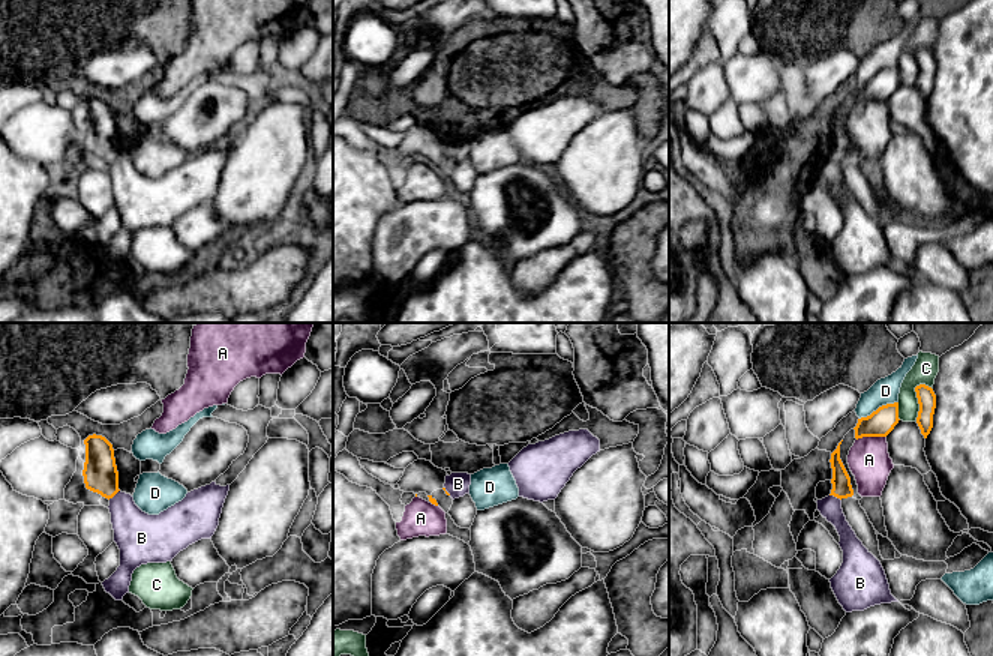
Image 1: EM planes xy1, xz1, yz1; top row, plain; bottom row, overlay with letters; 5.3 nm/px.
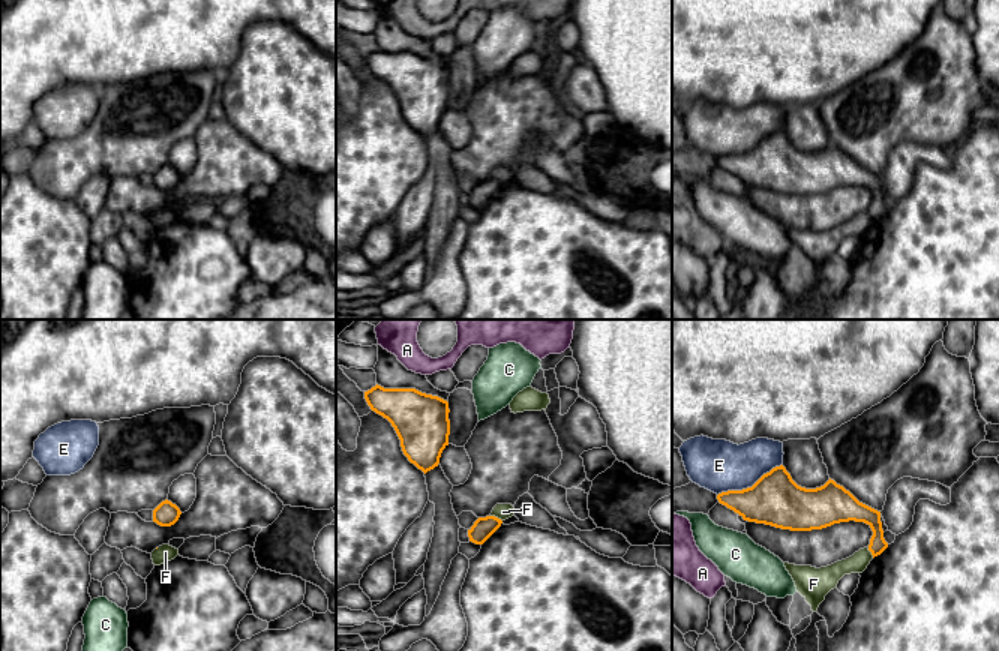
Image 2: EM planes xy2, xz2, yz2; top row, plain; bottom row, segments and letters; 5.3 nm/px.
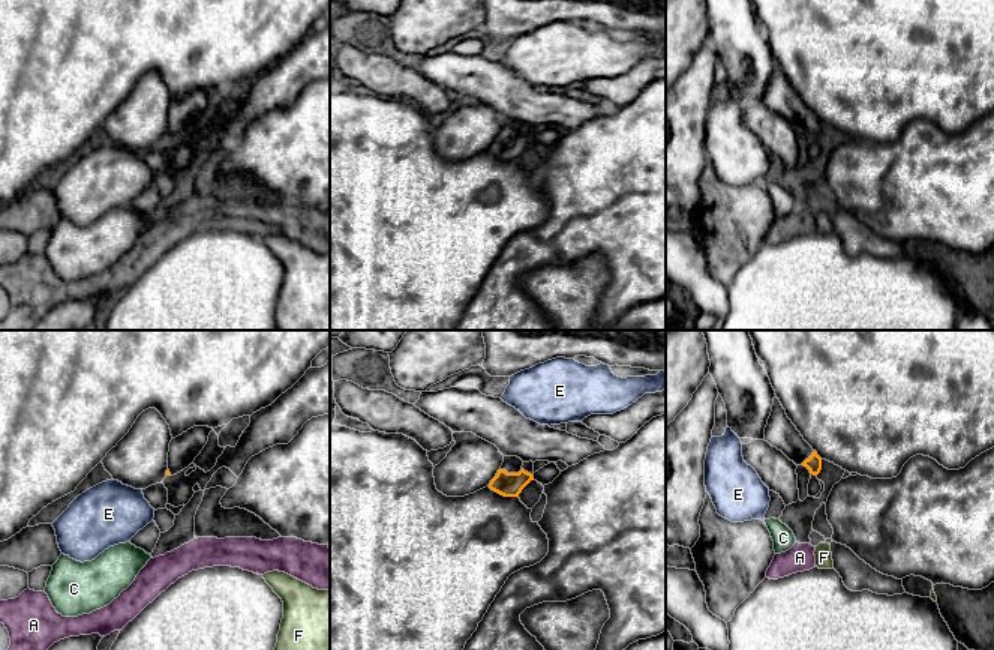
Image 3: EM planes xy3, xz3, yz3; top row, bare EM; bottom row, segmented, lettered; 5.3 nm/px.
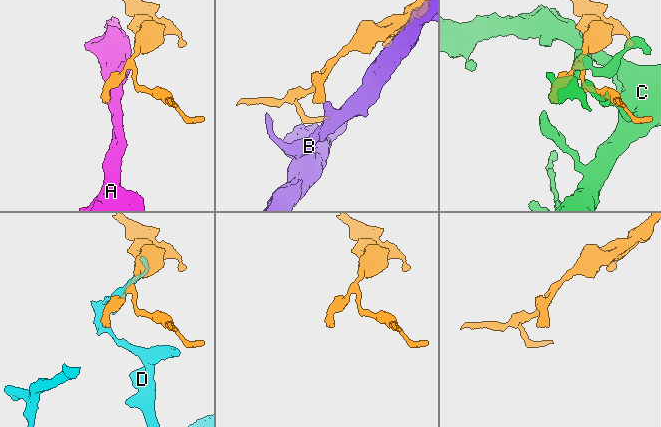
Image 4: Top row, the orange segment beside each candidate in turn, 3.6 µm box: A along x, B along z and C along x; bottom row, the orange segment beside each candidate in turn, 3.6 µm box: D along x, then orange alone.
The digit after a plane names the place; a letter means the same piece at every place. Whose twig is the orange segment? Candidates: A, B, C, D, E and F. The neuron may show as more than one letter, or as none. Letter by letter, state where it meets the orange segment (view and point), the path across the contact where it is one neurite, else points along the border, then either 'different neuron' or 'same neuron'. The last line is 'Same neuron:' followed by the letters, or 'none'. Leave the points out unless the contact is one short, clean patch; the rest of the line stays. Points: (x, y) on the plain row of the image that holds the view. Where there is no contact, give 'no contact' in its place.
A: meets orange in yz1 at (870, 99); different neuron
B: meets orange in yz1 at (836, 159); border along yz1 (830, 158), (840, 164); different neuron
C: meets orange in yz1 at (918, 63); different neuron
D: meets orange in yz1 at (879, 71); different neuron
E: meets orange in yz2 at (749, 152); different neuron
F: meets orange in xz2 at (497, 182); border along xz2 (491, 179), (501, 185); different neuron
Same neuron: none

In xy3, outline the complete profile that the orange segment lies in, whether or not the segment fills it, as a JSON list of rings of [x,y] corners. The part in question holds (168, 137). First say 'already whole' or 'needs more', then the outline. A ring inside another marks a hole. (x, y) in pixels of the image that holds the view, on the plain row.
needs more; [[[193,90],[169,107],[166,140],[174,140],[187,132],[201,117],[213,92]]]

